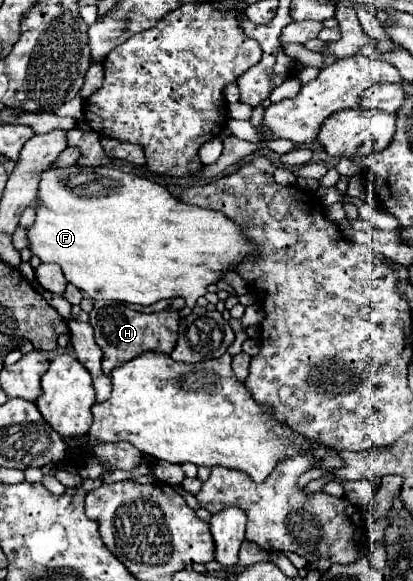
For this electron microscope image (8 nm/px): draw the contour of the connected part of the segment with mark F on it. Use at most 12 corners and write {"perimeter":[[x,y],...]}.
{"perimeter":[[110,166],[38,174],[28,248],[150,306],[252,254],[224,214]]}

